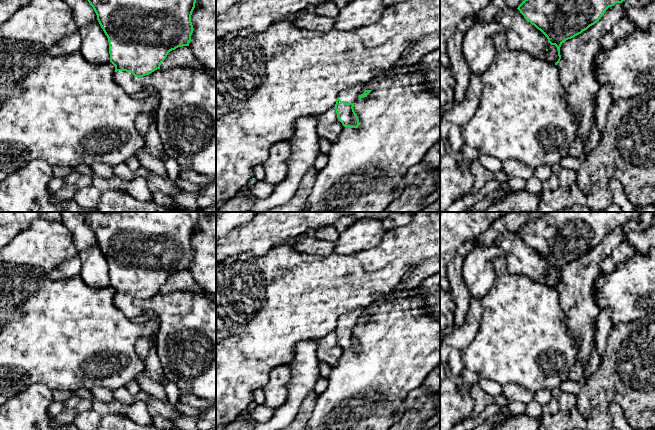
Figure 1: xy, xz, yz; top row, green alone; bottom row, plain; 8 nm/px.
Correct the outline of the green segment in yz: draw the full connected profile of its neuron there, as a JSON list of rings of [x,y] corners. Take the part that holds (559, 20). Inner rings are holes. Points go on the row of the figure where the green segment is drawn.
[[[524,0],[517,9],[528,22],[547,37],[551,45],[557,47],[559,56],[558,61],[555,63],[555,65],[557,65],[561,59],[560,47],[563,42],[587,30],[590,26],[599,21],[609,7],[614,6],[616,3],[622,3],[623,1],[625,0]]]

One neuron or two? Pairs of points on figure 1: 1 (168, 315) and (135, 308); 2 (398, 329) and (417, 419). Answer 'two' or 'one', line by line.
1: two
2: two

